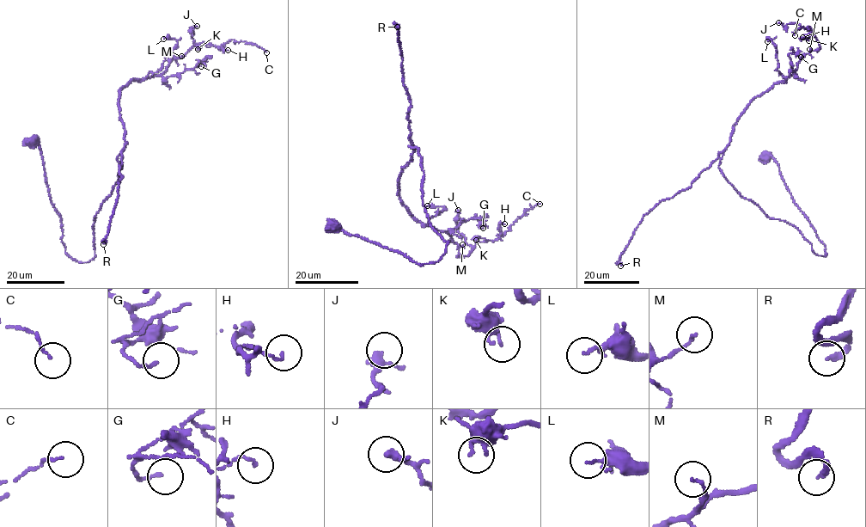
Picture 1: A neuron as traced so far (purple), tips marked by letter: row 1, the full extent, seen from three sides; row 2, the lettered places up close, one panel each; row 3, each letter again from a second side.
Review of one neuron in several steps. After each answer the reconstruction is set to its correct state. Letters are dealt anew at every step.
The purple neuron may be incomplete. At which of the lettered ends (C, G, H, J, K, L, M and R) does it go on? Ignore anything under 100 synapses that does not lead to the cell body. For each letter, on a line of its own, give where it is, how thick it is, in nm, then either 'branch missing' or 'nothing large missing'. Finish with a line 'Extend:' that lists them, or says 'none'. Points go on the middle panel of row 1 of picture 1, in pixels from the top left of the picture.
C: at (539, 204); 80 nm thick; nothing large missing
G: at (483, 228); 100 nm thick; nothing large missing
H: at (504, 223); 100 nm thick; nothing large missing
J: at (458, 210); 240 nm thick; nothing large missing
K: at (476, 240); 200 nm thick; nothing large missing
L: at (427, 205); 140 nm thick; nothing large missing
M: at (462, 244); 100 nm thick; nothing large missing
R: at (397, 27); 190 nm thick; branch missing
Extend: R

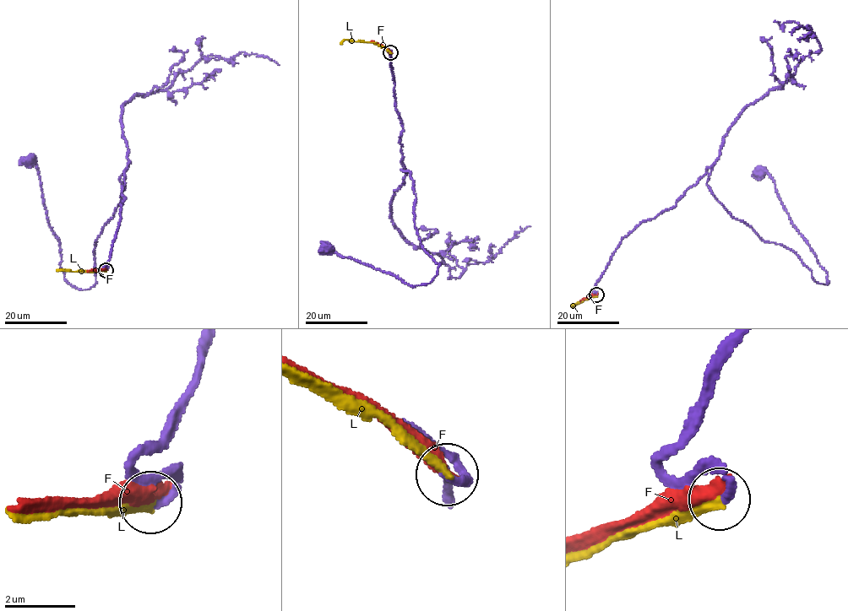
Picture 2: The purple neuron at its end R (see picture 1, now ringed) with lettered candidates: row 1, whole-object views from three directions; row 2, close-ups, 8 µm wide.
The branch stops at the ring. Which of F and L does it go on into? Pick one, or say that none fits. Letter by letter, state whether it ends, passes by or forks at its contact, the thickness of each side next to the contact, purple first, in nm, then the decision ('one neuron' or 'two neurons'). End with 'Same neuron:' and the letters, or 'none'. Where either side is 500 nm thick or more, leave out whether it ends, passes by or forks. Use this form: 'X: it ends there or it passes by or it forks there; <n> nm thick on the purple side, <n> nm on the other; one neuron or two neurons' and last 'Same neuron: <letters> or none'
F: it ends there; 280 nm thick on the purple side, 320 nm on the other; two neurons
L: it ends there; 240 nm thick on the purple side, 200 nm on the other; one neuron
Same neuron: L

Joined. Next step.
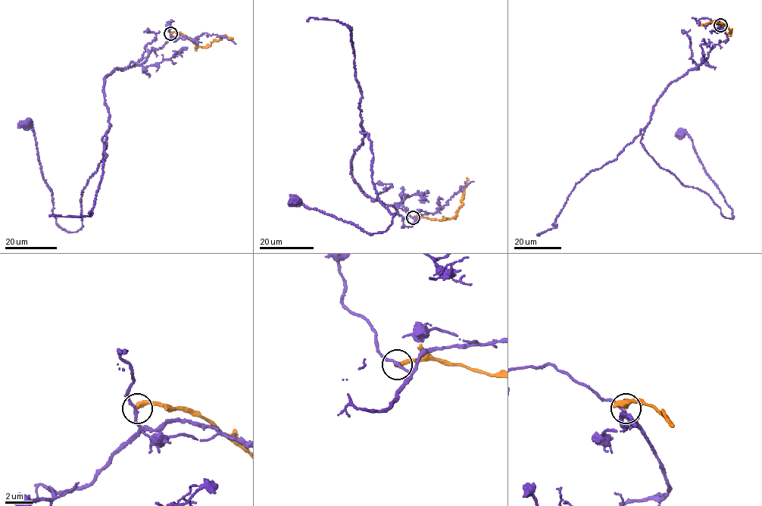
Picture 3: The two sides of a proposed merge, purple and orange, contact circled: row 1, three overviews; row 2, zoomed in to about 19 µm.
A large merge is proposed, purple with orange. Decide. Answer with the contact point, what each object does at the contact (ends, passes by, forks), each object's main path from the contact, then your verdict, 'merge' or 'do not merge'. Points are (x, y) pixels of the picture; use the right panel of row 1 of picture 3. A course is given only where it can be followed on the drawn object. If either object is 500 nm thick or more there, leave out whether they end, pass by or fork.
place (720, 25); purple passes by; orange ends; course purple (719, 25), (726, 41), (669, 85), (641, 141), (660, 167), (704, 191), (732, 219), (691, 138), (681, 133); course orange (720, 25), (727, 26), (732, 31), (722, 23), (713, 22), (701, 25); do not merge

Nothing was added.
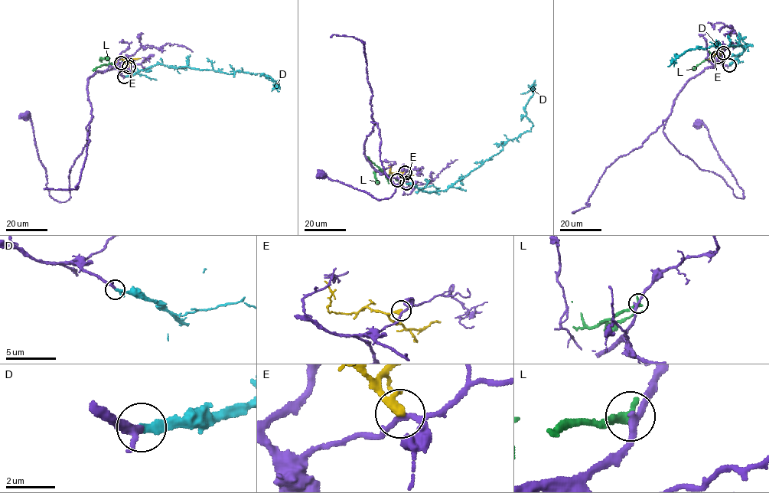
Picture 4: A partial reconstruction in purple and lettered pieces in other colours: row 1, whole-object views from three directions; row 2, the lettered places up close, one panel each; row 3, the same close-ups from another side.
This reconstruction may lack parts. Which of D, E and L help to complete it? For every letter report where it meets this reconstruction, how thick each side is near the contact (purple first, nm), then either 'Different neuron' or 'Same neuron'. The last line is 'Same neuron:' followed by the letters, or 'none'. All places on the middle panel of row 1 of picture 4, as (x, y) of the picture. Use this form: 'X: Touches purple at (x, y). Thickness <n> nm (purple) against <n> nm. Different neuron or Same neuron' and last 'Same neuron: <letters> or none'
D: Touches purple at (406, 183). Thickness 220 nm (purple) against 320 nm. Same neuron
E: Touches purple at (405, 172). Thickness 160 nm (purple) against 380 nm. Different neuron
L: Touches purple at (397, 180). Thickness 260 nm (purple) against 380 nm. Different neuron
Same neuron: D

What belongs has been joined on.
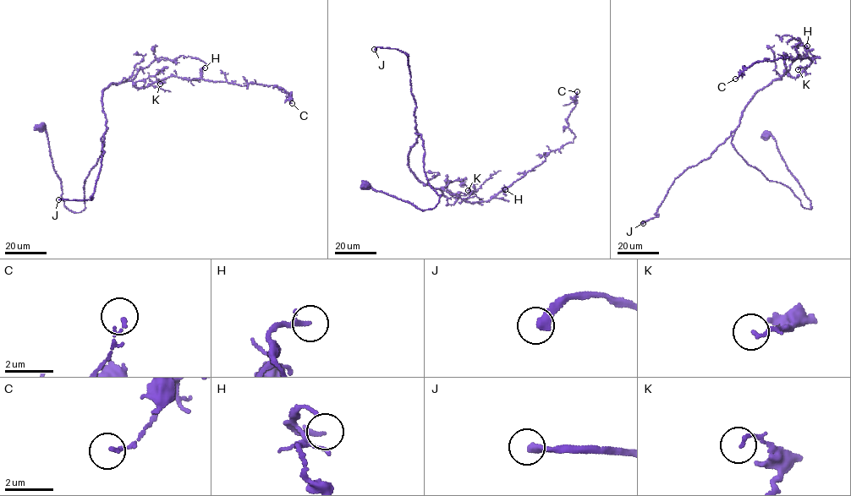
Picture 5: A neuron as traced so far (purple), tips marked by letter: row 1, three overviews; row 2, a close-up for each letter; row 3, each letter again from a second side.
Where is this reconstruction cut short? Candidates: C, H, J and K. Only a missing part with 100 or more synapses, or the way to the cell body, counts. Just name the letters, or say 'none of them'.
J

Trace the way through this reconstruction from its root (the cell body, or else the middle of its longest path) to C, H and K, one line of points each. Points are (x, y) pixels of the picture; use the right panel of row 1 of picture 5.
C: (766, 135), (811, 209), (731, 142), (753, 95), (814, 57), (755, 62), (735, 79)
H: (766, 135), (811, 209), (731, 144), (753, 95), (809, 66), (807, 46)
K: (766, 135), (811, 209), (731, 144), (753, 95), (807, 67), (798, 69)

